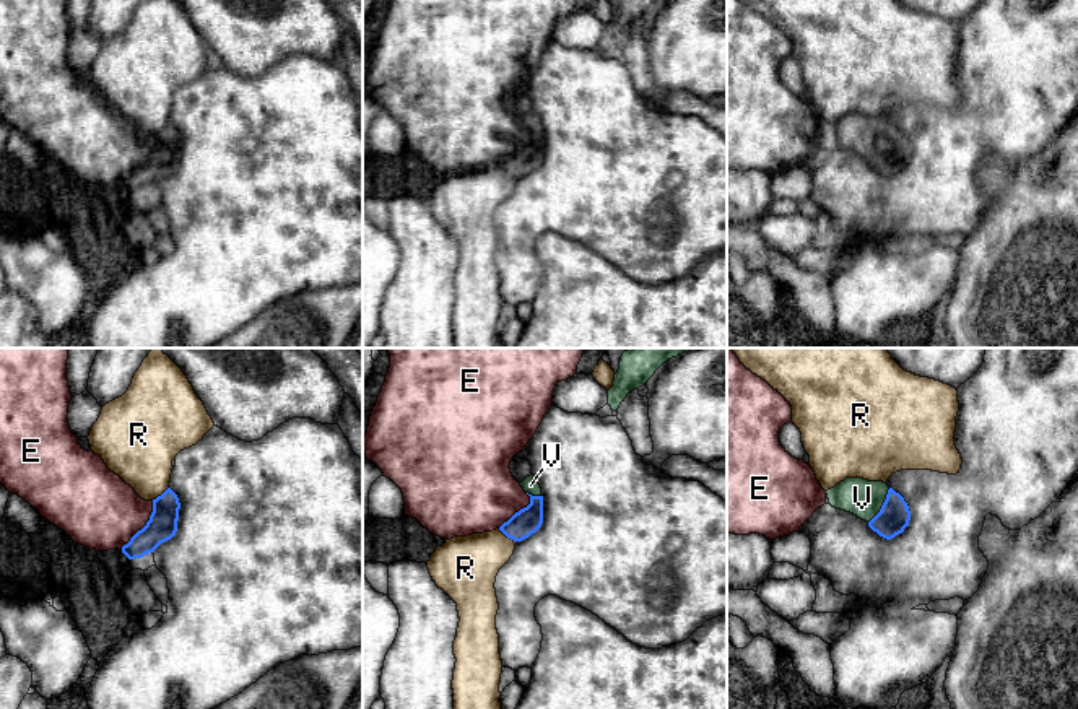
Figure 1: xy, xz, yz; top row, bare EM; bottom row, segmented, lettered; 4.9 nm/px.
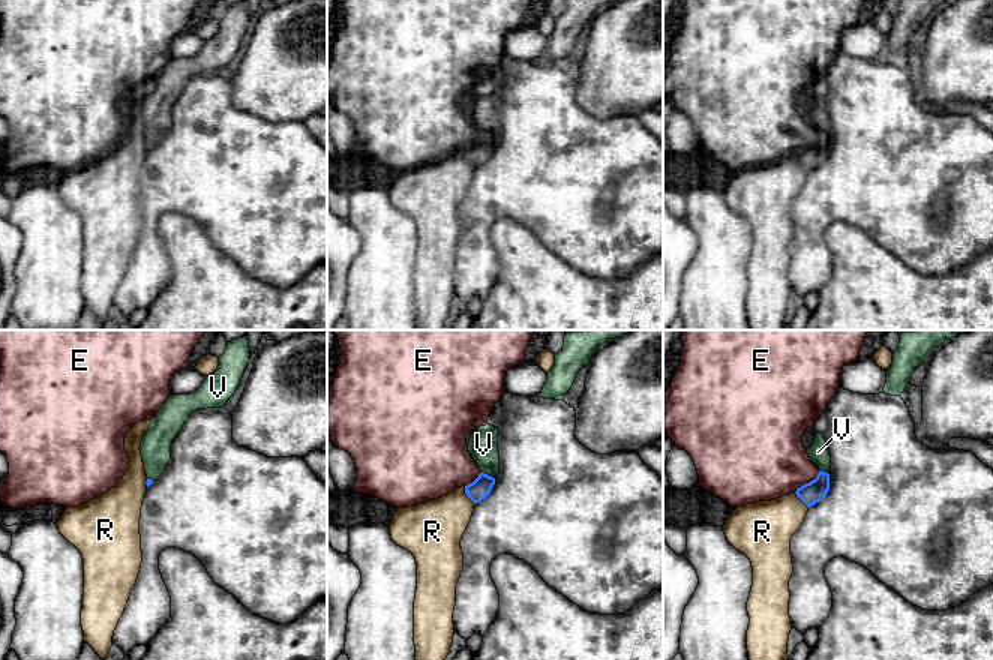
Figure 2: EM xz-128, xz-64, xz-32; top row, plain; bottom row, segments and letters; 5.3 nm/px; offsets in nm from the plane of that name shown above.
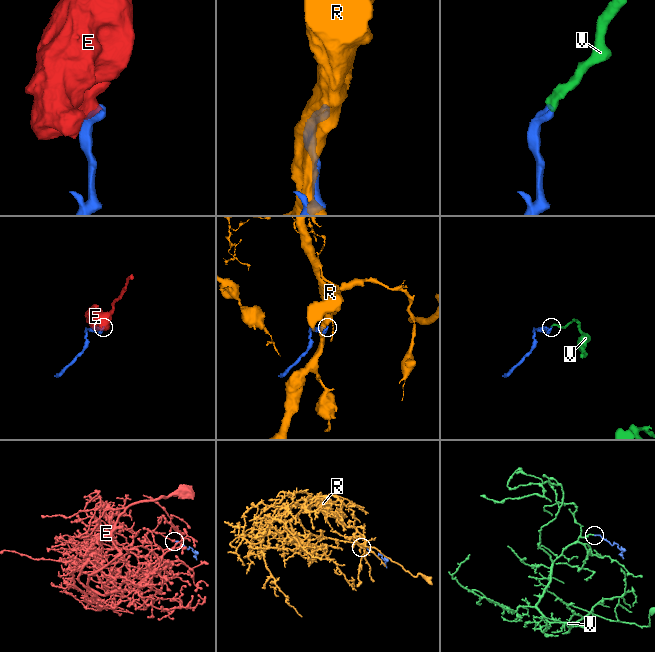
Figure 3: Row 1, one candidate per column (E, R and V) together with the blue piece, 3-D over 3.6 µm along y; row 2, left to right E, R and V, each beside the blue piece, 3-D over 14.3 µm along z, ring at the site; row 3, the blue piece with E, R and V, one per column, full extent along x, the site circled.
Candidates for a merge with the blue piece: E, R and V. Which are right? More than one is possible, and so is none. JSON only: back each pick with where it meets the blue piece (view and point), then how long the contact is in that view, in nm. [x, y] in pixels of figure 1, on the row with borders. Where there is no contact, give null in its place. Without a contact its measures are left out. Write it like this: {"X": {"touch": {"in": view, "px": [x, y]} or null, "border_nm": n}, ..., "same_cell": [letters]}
{"V": {"touch": {"in": "yz", "px": [882, 506]}, "border_nm": 200}, "same_cell": ["V"]}

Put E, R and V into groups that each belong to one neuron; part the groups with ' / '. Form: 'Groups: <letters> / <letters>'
Groups: E / R / V

